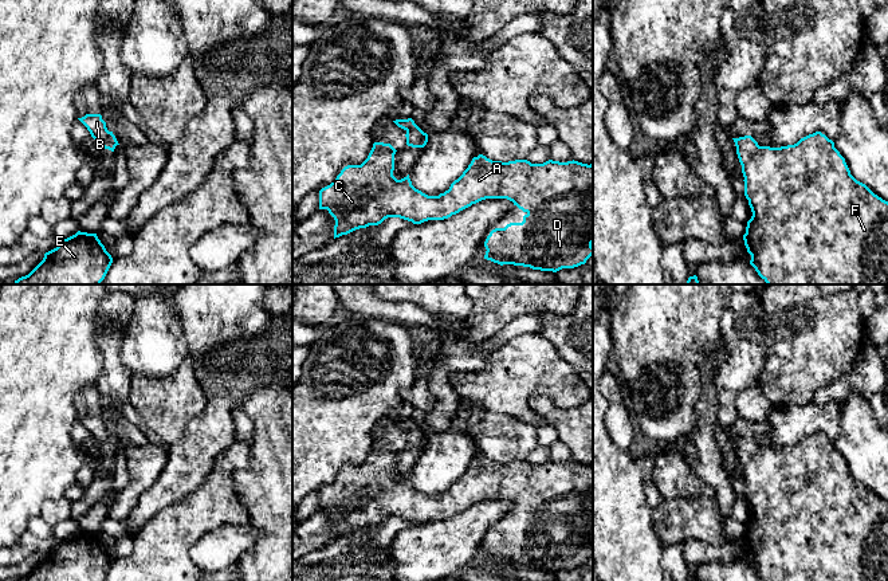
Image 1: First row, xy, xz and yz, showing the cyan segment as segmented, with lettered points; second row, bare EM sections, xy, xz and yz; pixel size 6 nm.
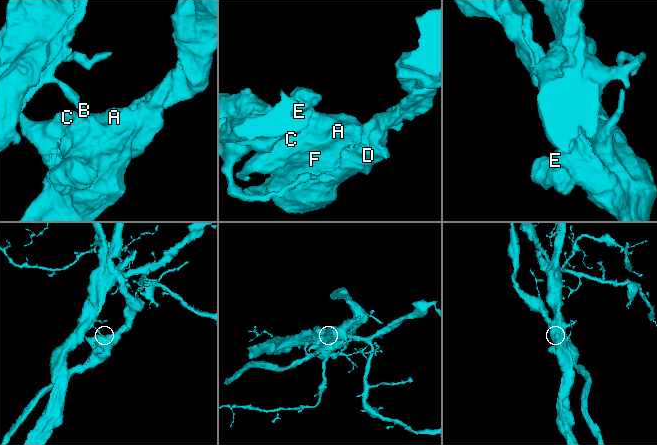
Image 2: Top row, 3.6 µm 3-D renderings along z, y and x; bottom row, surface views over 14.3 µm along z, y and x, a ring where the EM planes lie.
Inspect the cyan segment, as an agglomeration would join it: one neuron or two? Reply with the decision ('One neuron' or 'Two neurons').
Two neurons

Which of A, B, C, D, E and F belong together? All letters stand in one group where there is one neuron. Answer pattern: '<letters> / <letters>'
A C D E F / B

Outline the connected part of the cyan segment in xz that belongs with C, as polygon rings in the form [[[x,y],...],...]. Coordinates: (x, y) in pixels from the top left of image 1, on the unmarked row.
[[[374,443],[368,459],[361,466],[347,466],[335,482],[319,491],[319,510],[327,510],[334,518],[334,539],[355,530],[378,526],[388,518],[400,518],[413,525],[428,521],[444,521],[486,499],[507,499],[526,515],[522,523],[510,523],[495,529],[484,542],[484,560],[503,565],[530,568],[533,570],[557,573],[585,565],[593,556],[593,464],[578,462],[559,463],[549,460],[531,464],[527,460],[508,463],[492,462],[483,455],[474,458],[463,475],[449,490],[439,496],[428,496],[412,486],[409,475],[401,480],[393,476],[396,450],[390,444]]]

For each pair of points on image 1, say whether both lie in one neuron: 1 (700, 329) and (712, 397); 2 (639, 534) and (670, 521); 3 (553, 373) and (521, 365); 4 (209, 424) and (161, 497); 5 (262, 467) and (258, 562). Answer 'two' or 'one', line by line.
1: two
2: two
3: one
4: one
5: one

